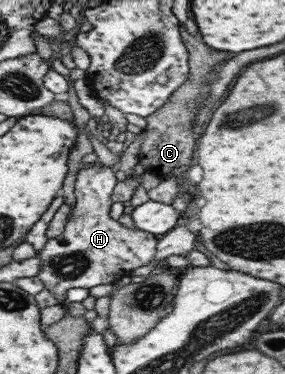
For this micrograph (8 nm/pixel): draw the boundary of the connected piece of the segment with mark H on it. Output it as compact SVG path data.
M96 159L94 161L96 164L77 172L74 187L76 200L62 234L47 239L43 248L35 252L35 257L41 259L41 270L36 277L45 289L53 293L58 302L65 302L65 292L71 288L90 289L97 284L112 284L119 278L129 275L132 269L149 264L155 254L157 236L139 230L130 230L109 217L109 207L113 203L110 197L117 186L117 180L110 168L102 166Z

